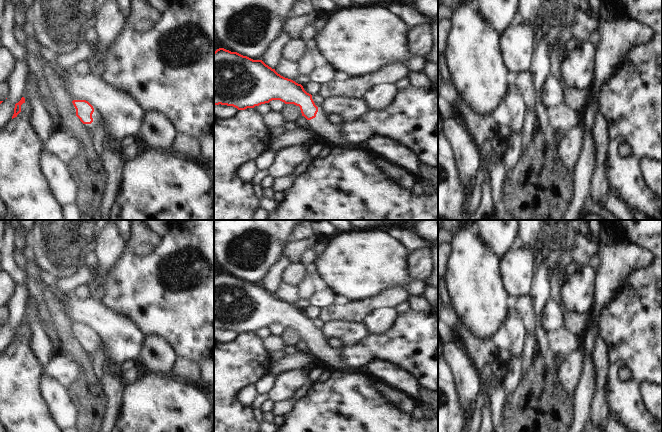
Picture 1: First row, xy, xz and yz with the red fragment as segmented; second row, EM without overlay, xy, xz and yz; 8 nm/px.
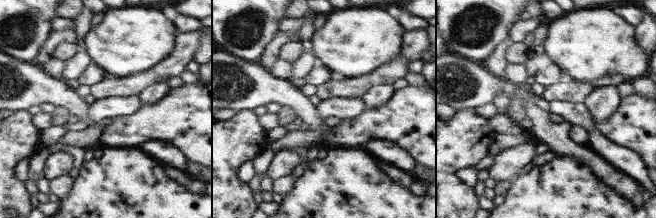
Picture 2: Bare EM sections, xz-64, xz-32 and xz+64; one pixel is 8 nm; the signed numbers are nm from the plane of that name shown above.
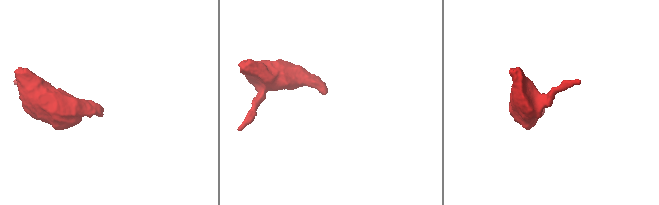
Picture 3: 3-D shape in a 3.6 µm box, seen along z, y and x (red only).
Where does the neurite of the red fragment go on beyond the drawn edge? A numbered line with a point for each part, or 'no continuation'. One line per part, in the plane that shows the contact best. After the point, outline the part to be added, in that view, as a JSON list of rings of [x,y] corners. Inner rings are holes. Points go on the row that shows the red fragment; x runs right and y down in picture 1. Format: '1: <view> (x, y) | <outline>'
1: xz (320, 124) | [[[318,107],[316,117],[308,120],[308,128],[318,133],[321,138],[326,139],[337,148],[360,148],[361,146],[347,143],[341,137],[341,124],[333,124],[328,119],[324,108]]]

